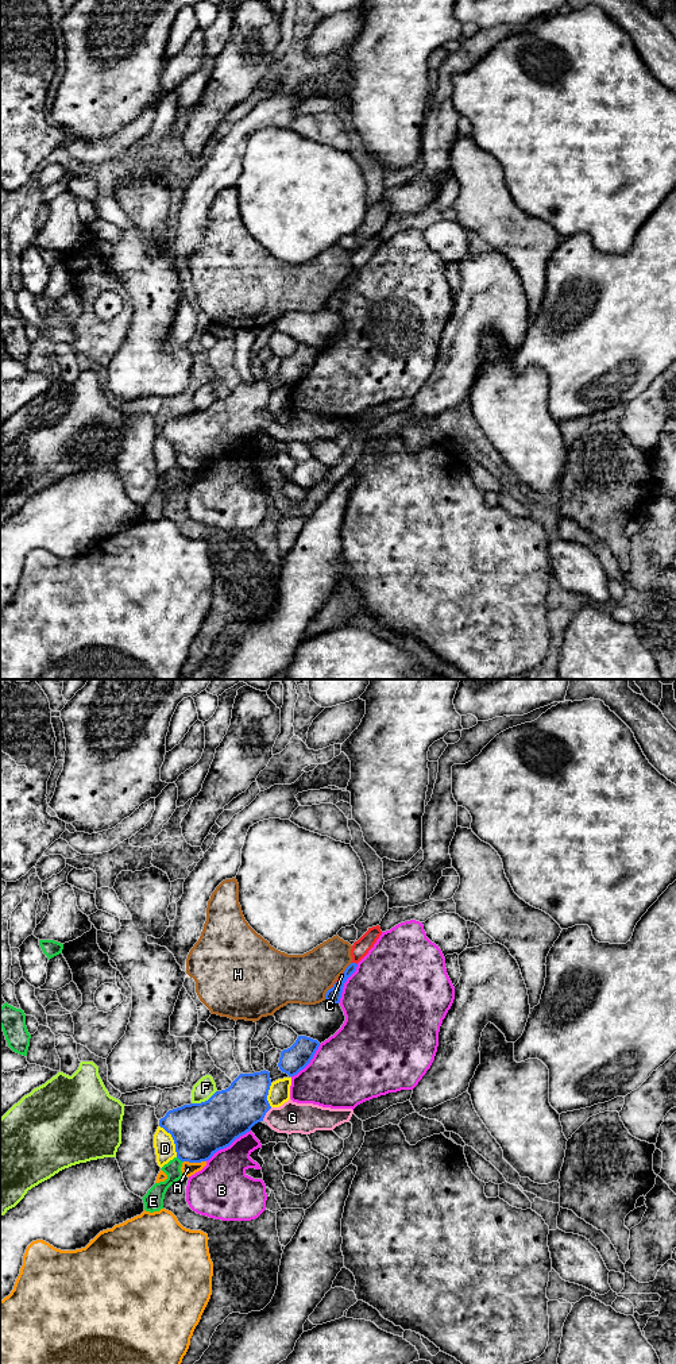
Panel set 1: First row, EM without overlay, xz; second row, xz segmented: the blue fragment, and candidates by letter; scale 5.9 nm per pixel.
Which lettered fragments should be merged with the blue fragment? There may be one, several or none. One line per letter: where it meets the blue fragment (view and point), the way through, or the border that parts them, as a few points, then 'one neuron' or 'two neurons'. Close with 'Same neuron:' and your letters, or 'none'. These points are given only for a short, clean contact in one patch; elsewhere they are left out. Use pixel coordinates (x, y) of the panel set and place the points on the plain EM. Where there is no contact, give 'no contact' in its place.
A: contact xz (194, 470); two neurons
B: contact xz (227, 454); two neurons
C: contact xz (354, 272); border xz (351, 270), (356, 273); two neurons
D: contact xz (173, 447); two neurons
E: contact xz (180, 467); two neurons
F: contact xz (205, 409); two neurons
G: contact xz (265, 423); way xz (230, 422), (265, 423), (292, 426); one neuron
H: contact xz (325, 303); border xz (329, 296), (324, 308); two neurons
Same neuron: G

